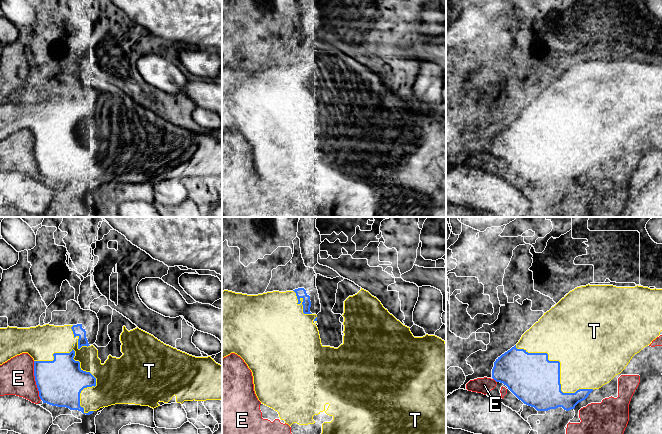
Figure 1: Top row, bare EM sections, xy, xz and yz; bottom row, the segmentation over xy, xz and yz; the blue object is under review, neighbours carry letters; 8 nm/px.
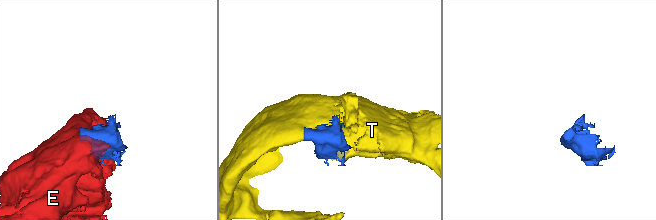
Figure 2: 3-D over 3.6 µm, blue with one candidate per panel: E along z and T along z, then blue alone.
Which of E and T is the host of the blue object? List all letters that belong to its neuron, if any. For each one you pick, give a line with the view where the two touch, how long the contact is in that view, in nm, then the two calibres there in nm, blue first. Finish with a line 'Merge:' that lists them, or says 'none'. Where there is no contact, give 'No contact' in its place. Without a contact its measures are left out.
T: Touches blue in xy. Shared border 650 nm. Thickness 360 nm (blue) against 240 nm
Merge: T

